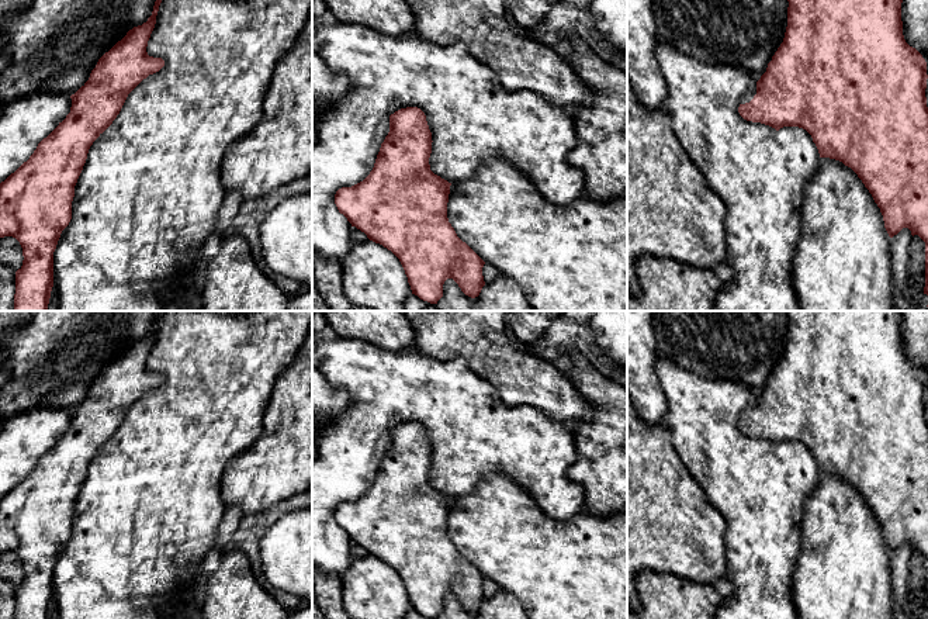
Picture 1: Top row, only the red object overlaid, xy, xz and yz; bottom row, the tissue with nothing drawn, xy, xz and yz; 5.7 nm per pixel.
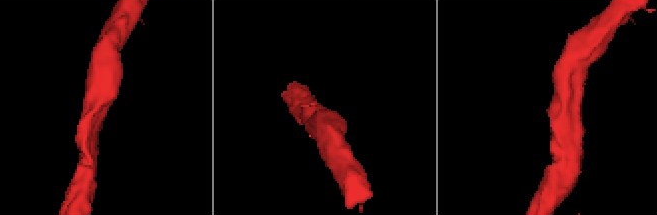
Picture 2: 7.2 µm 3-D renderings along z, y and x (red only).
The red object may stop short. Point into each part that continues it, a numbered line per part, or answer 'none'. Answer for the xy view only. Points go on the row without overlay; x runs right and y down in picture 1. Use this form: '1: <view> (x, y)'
none

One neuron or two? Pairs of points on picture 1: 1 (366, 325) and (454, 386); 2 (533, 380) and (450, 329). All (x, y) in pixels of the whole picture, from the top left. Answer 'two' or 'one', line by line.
1: two
2: one

